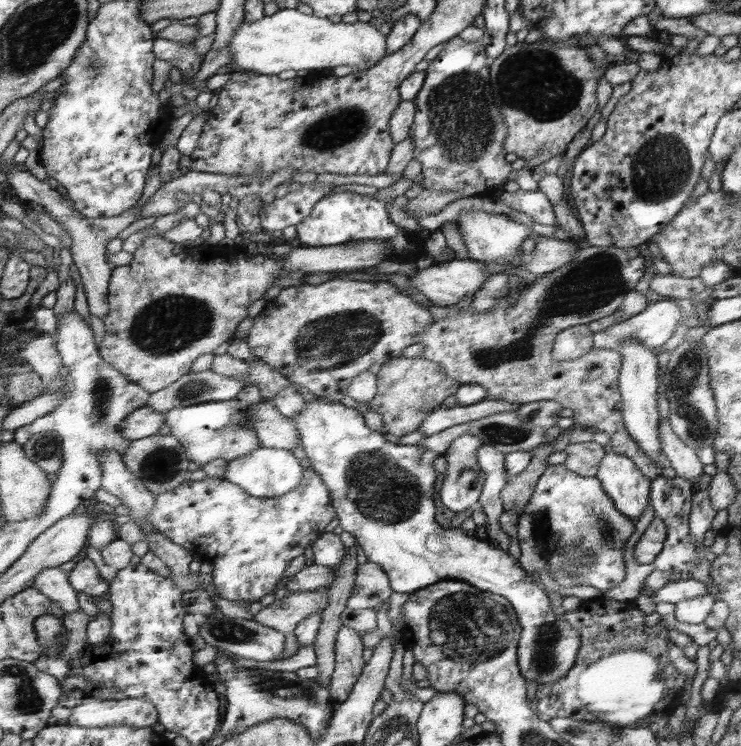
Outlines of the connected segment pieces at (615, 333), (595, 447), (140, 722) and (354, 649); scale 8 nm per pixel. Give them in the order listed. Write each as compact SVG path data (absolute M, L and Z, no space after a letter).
M665 298L651 301L649 306L640 312L640 314L636 314L632 318L624 318L624 320L615 324L615 326L593 333L593 348L594 350L600 350L600 348L608 348L608 350L614 351L620 350L622 343L626 339L638 339L640 343L651 349L661 348L662 344L668 342L674 332L676 332L678 322L680 322L682 316L686 316L686 313L676 304L676 299Z
M594 441L570 443L565 450L567 456L563 464L579 476L596 477L598 464L607 451L606 447Z
M84 697L84 700L72 709L67 725L79 725L80 728L104 728L130 726L134 728L152 727L158 721L158 709L148 698L129 698L124 700L104 700Z
M346 625L340 627L335 642L335 671L328 686L337 703L348 699L354 682L366 666L364 647L360 633Z

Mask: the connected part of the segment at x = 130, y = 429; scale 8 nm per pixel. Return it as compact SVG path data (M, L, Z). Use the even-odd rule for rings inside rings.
M146 405L135 410L122 424L119 430L127 440L141 440L158 435L164 426L165 414Z

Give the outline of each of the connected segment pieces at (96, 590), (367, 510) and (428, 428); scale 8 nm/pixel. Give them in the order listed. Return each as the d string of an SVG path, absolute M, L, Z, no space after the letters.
M82 555L78 557L76 565L72 571L67 574L67 581L78 593L88 594L94 600L94 603L109 598L108 593L111 591L111 584L108 584L100 574L98 568L94 566L92 560Z
M320 398L310 401L294 420L311 468L329 489L331 504L336 510L340 527L356 538L355 544L364 550L368 561L384 568L395 592L414 593L448 580L458 580L474 585L479 590L503 596L515 609L521 626L516 659L520 673L527 681L535 680L538 684L555 683L575 666L583 642L580 632L576 632L563 616L554 616L548 596L532 582L534 578L530 578L516 564L512 551L503 551L491 541L468 535L461 528L444 528L439 525L438 506L435 505L434 498L439 474L433 465L440 454L420 444L402 446L388 442L384 435L367 424L361 410L346 407L340 401Z
M487 399L472 406L456 404L452 407L446 407L440 405L440 408L436 408L431 414L428 414L428 418L424 419L418 430L426 438L435 433L443 432L443 430L448 430L450 426L478 420L499 412L516 411L520 405L522 404L510 404L510 402L504 402L504 400L490 401Z

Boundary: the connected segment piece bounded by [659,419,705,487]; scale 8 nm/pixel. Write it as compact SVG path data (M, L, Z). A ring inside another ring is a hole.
M664 419L659 428L664 455L668 457L670 467L676 471L676 477L691 482L696 487L698 480L705 474L705 465L699 460L695 450L673 432L668 419Z

